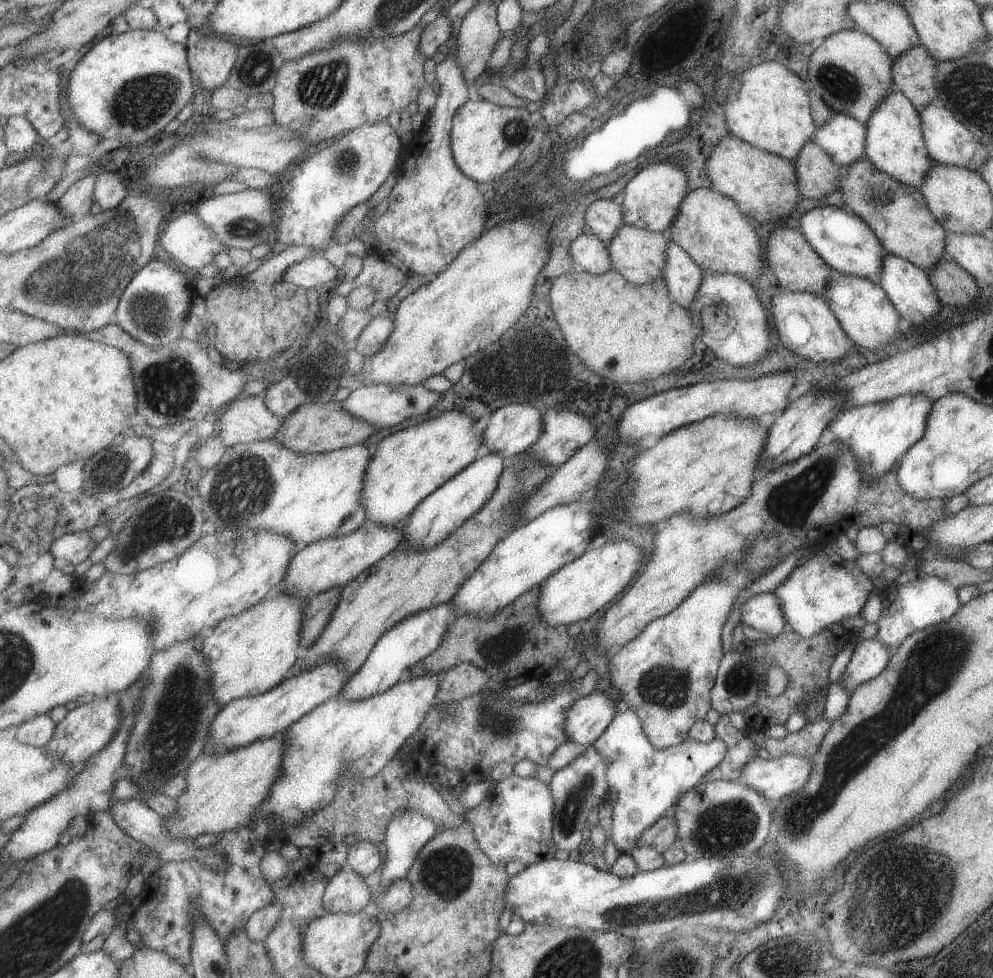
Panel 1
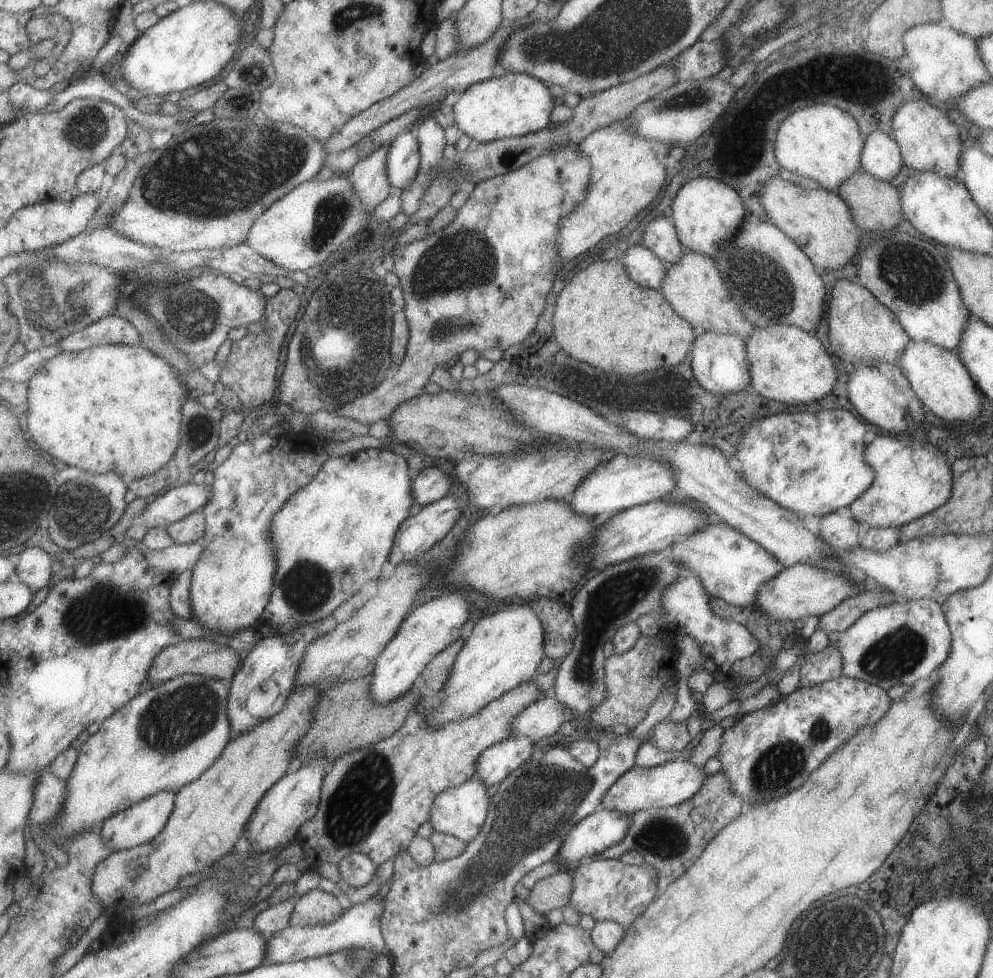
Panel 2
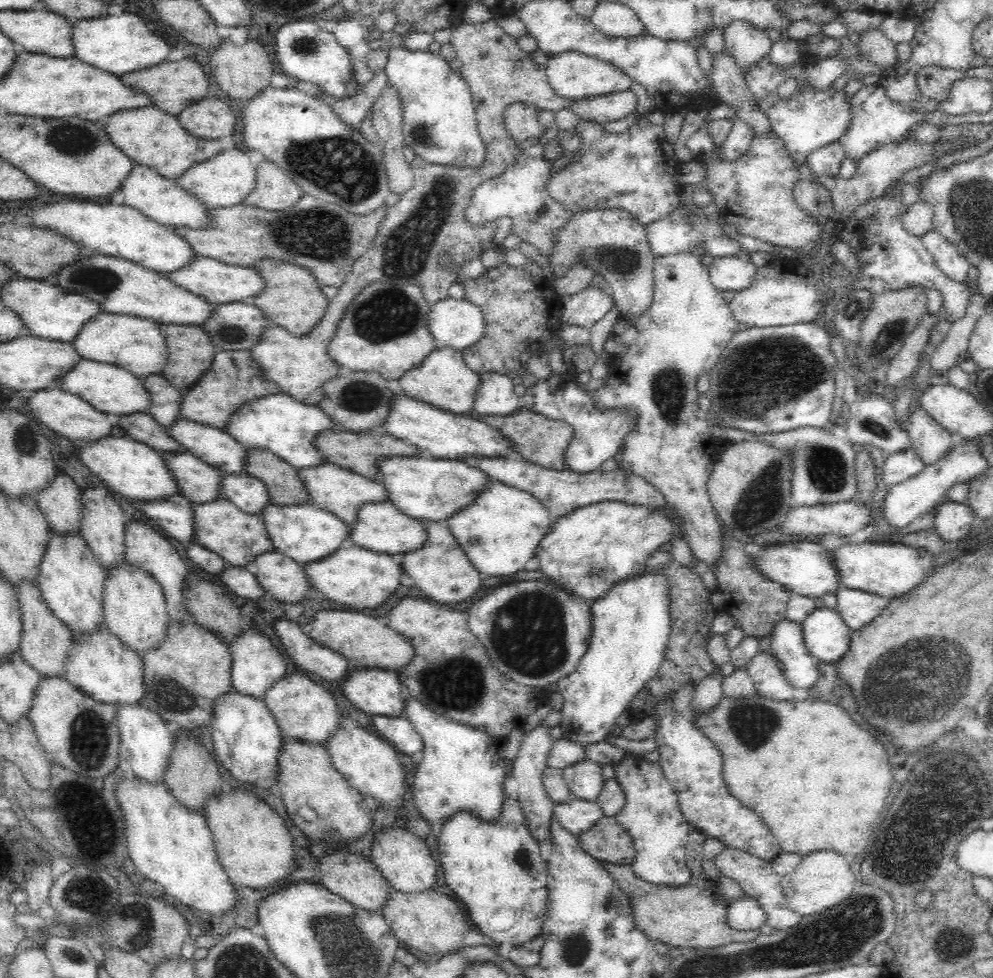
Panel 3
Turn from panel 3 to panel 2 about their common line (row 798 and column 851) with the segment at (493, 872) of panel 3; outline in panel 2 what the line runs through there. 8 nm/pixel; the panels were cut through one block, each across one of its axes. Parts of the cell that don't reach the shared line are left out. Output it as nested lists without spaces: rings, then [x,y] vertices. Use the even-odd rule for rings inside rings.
[[[876,436],[864,446],[863,462],[874,472],[871,484],[853,502],[849,510],[853,520],[871,527],[898,528],[925,516],[941,506],[952,487],[952,472],[944,456],[931,443],[917,442],[913,436]]]

